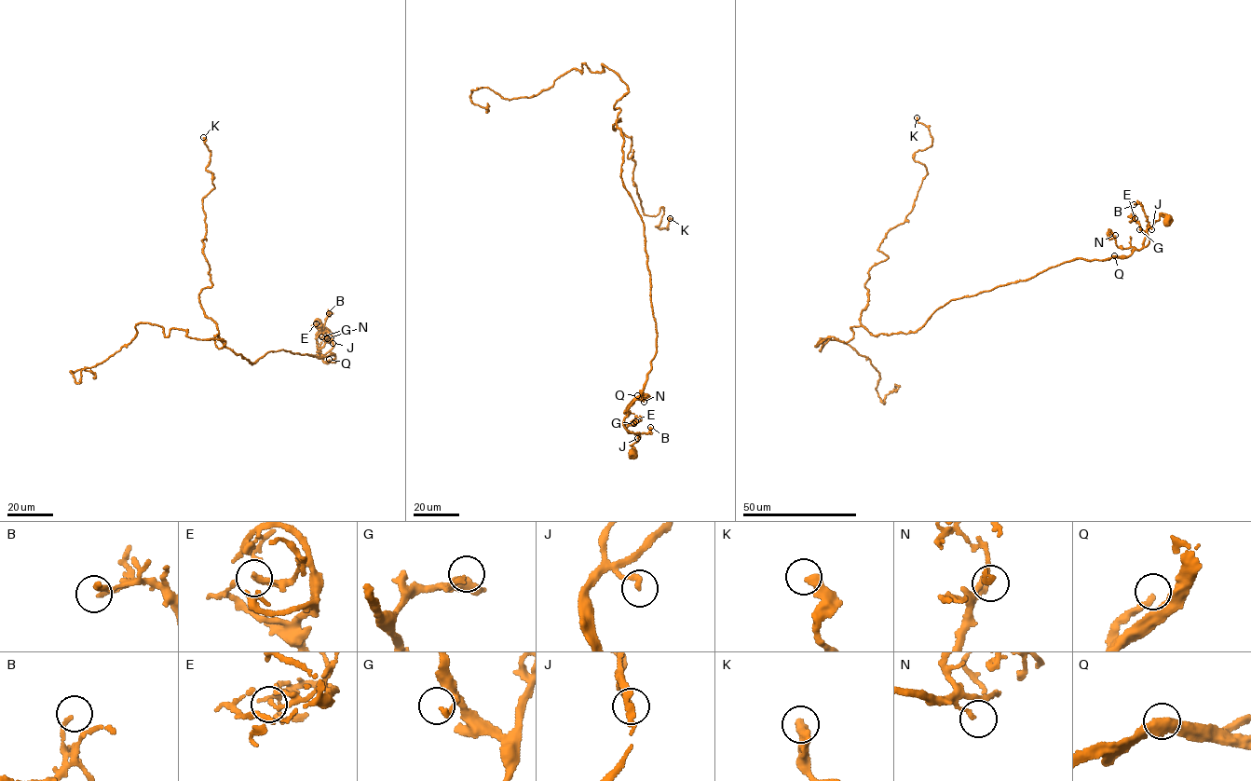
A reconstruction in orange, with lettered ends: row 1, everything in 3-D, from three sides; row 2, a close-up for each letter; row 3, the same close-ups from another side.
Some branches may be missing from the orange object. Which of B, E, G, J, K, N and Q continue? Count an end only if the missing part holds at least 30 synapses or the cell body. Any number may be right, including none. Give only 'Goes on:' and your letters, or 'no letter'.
Goes on: Q

